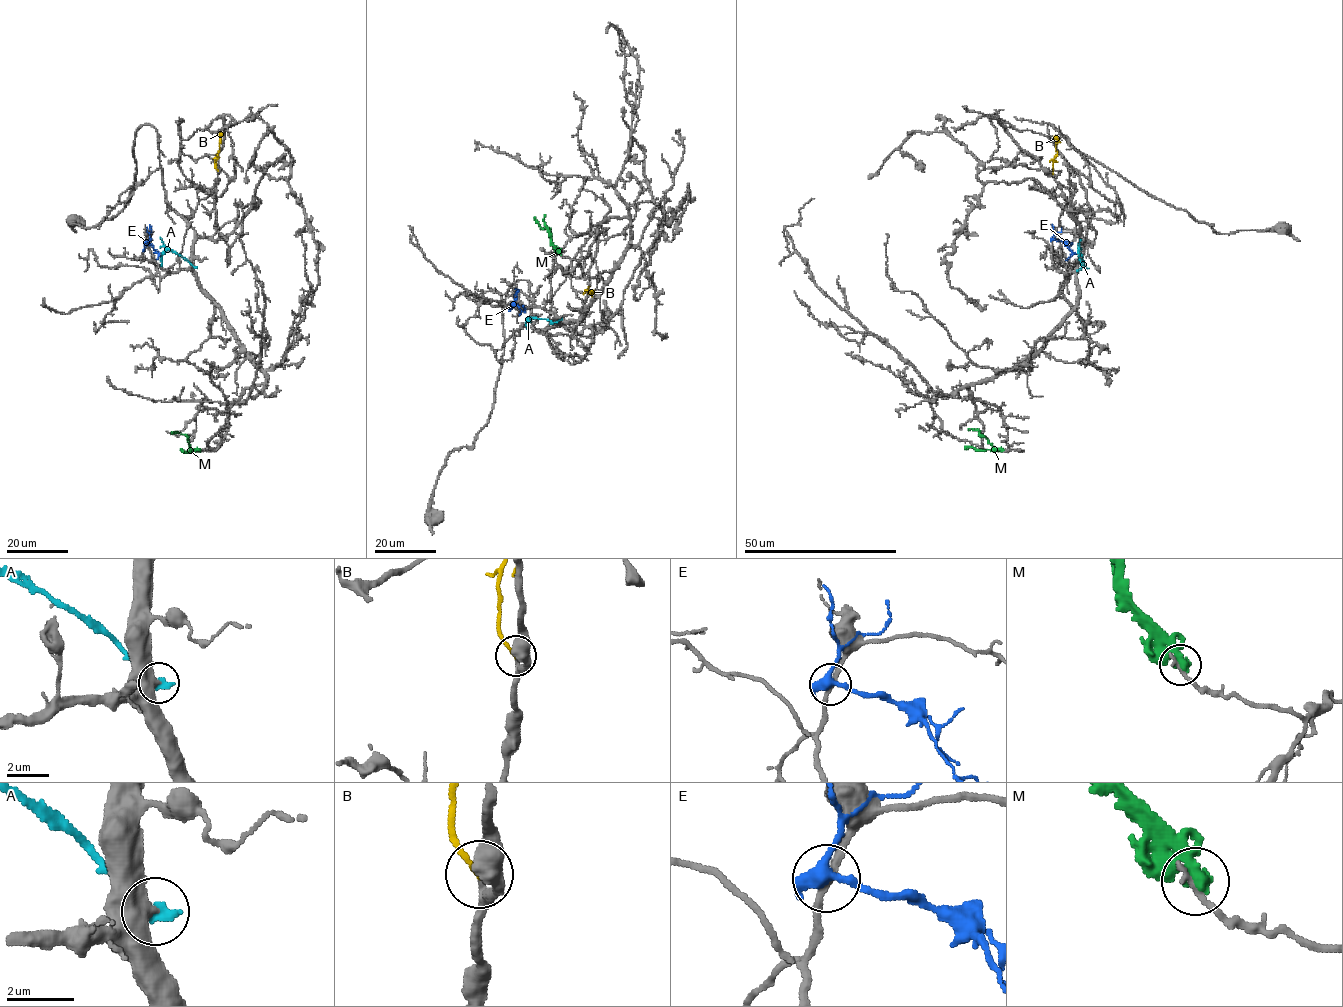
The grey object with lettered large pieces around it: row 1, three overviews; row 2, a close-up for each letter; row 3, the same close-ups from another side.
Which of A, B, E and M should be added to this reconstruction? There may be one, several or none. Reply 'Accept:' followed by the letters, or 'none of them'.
Accept: B

